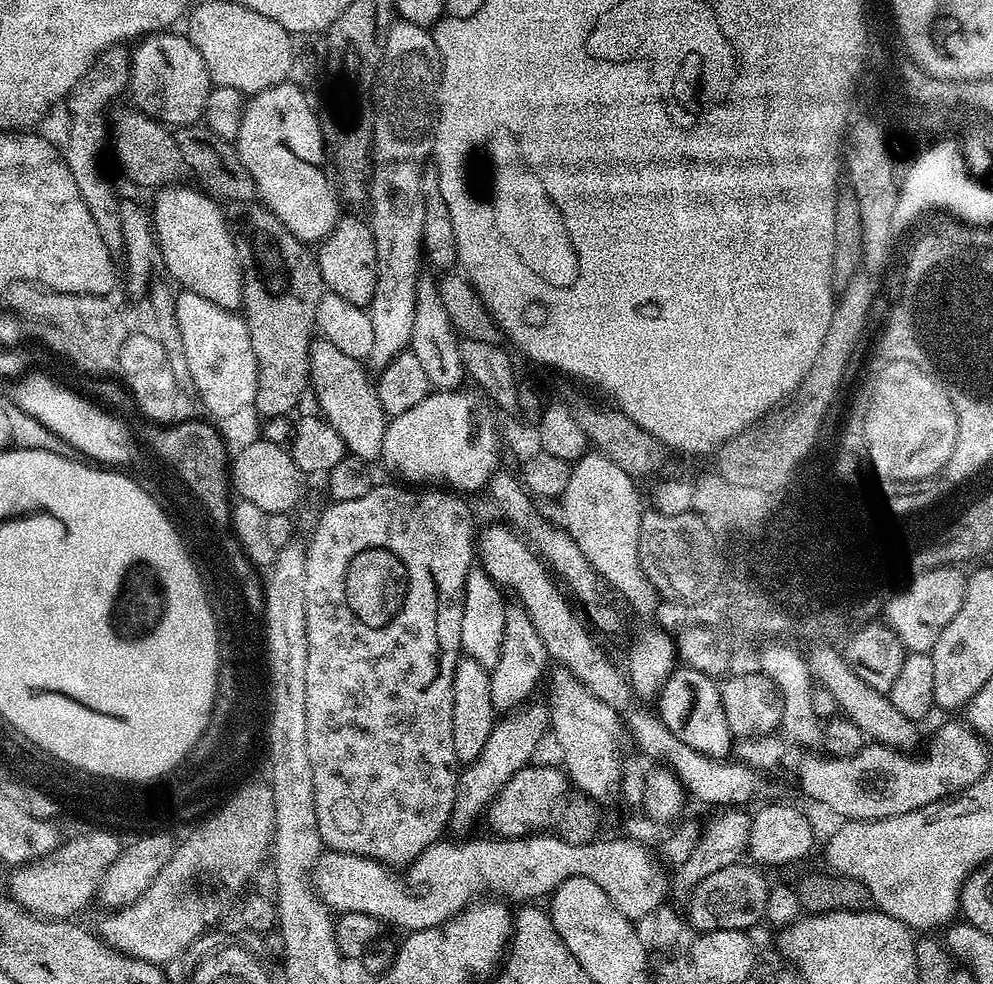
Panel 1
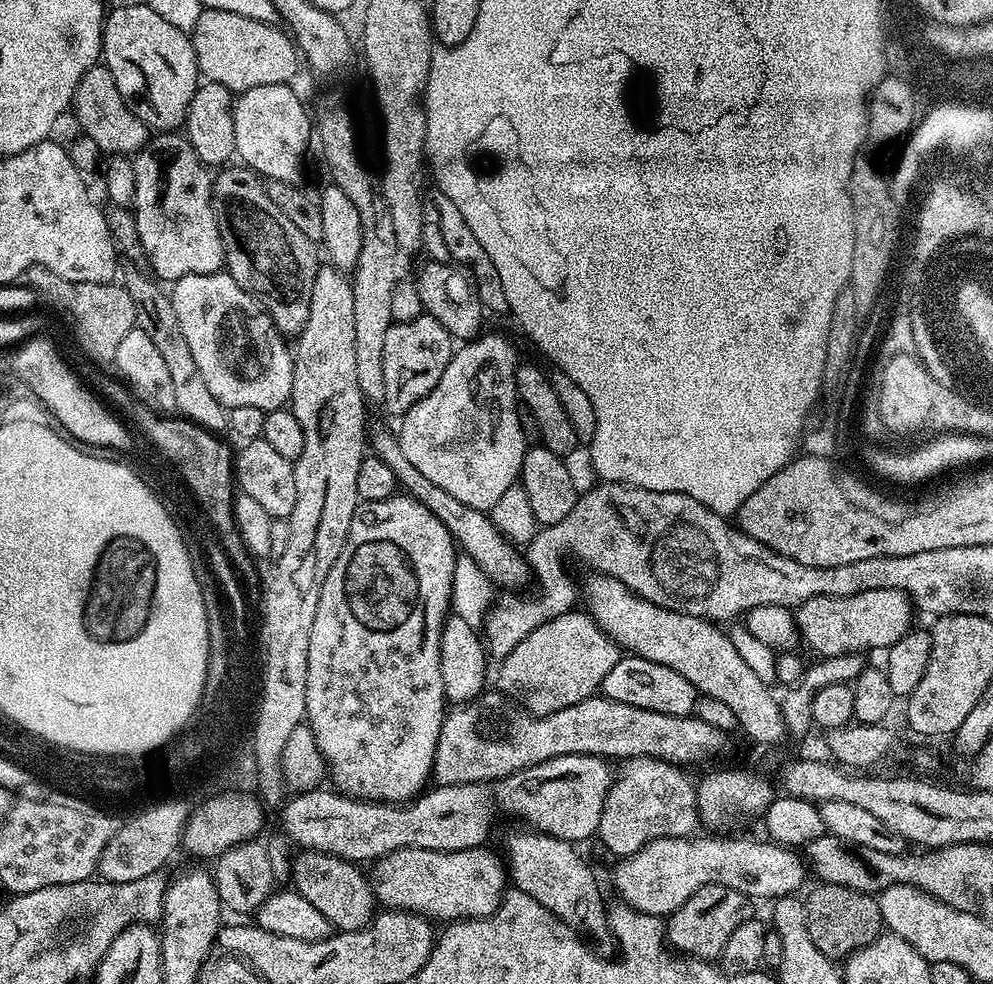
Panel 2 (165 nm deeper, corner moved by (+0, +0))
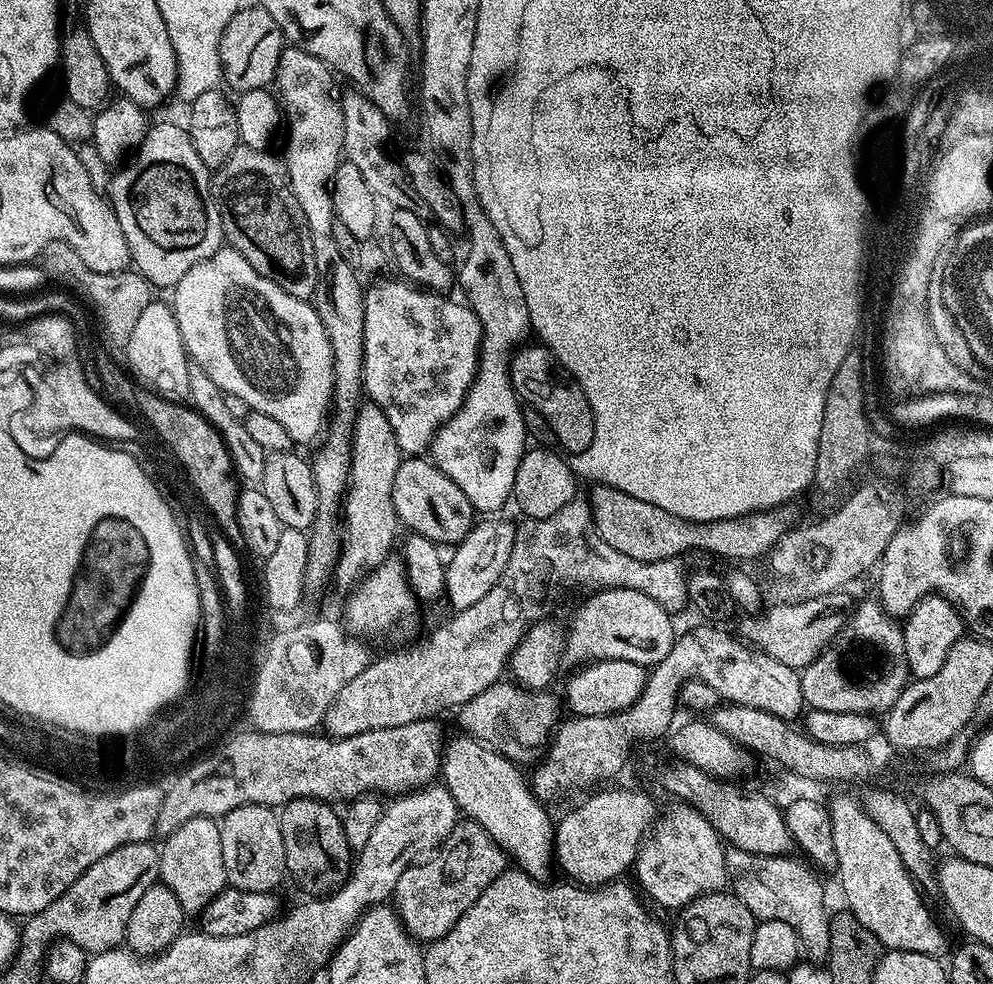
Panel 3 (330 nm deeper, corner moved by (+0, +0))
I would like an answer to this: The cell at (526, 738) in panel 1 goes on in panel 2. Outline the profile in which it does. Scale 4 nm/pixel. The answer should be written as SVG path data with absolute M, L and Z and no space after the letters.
M573 610L562 614L558 618L554 618L550 622L546 622L542 626L538 626L534 630L530 630L530 634L526 634L526 638L522 638L522 642L518 642L518 646L514 646L514 650L510 650L510 654L506 654L504 660L499 661L497 670L494 672L494 680L496 676L495 687L499 691L503 692L504 695L512 697L521 708L527 708L529 712L534 713L535 716L545 716L546 714L554 714L558 710L566 710L566 706L574 706L578 702L582 702L586 698L597 695L600 692L600 683L606 678L606 674L610 674L610 670L614 665L619 662L622 655L622 649L615 643L610 637L604 633L593 618L587 611Z

